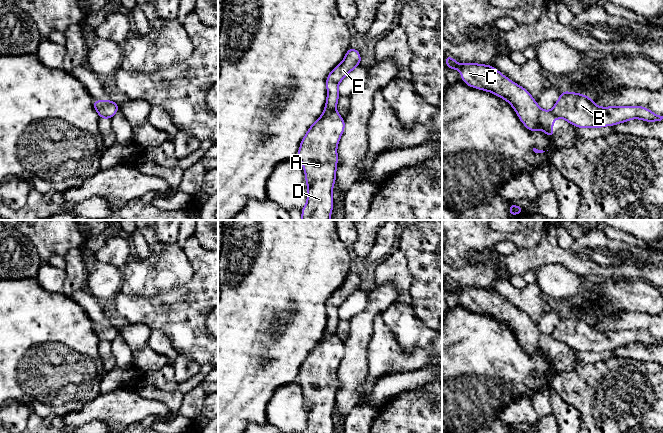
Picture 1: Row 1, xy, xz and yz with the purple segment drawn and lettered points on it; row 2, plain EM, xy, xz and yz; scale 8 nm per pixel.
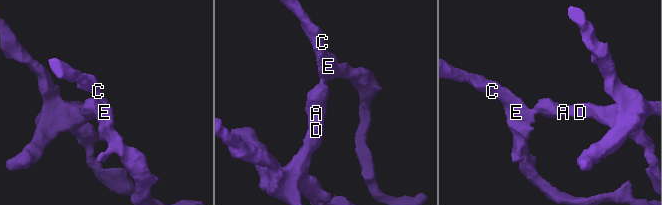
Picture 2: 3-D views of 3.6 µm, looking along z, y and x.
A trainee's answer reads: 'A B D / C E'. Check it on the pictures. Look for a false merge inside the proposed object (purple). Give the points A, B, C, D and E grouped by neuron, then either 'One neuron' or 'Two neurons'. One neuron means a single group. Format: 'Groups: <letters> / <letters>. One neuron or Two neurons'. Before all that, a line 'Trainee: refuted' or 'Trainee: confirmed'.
Trainee: confirmed
Groups: A B D / C E. Two neurons

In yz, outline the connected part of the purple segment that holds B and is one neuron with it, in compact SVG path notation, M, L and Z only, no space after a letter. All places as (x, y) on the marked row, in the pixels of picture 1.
M565 90L561 92L551 111L577 128L602 128L631 119L641 119L645 122L658 122L663 119L663 116L643 106L600 107L587 95Z

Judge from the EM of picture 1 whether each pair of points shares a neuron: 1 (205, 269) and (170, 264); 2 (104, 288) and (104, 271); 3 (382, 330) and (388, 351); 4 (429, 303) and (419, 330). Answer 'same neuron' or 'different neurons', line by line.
1: different neurons
2: same neuron
3: same neuron
4: different neurons

